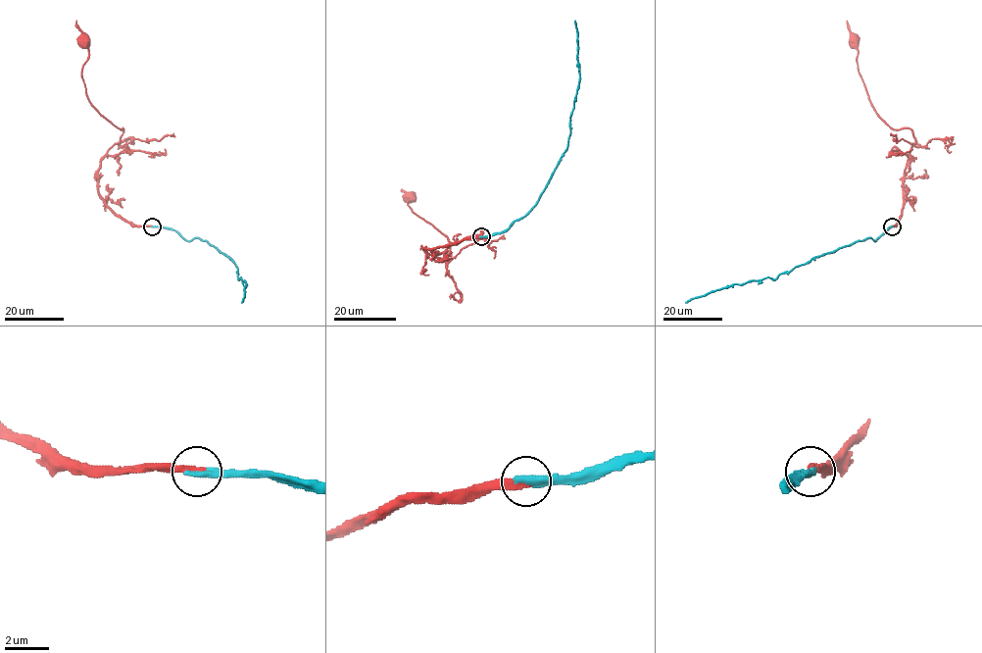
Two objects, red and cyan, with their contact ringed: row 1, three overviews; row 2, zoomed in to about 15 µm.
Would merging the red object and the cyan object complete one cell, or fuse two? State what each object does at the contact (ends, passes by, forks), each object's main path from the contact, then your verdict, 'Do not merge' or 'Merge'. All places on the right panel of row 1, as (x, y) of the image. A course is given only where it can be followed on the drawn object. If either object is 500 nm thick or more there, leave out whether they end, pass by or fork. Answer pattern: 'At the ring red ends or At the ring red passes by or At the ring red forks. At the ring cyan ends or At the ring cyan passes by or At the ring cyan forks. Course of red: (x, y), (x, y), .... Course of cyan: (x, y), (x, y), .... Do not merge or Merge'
At the ring red ends. At the ring cyan ends. Course of red: (892, 226), (899, 220), (905, 170), (915, 138), (909, 128), (893, 129), (879, 116), (859, 74), (853, 40). Course of cyan: (892, 226), (876, 241), (869, 238), (858, 240), (814, 257), (775, 278), (765, 277), (733, 284), (685, 303). Merge

